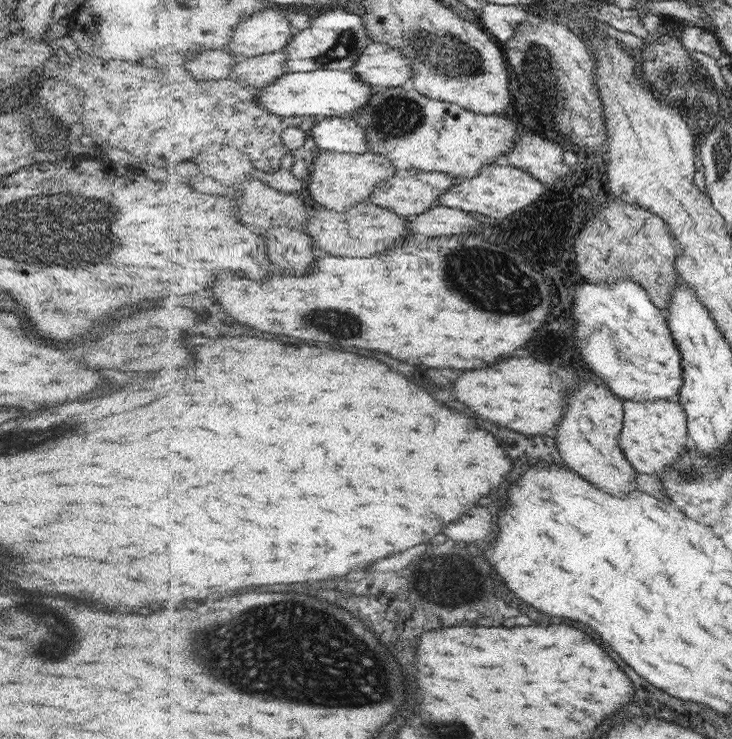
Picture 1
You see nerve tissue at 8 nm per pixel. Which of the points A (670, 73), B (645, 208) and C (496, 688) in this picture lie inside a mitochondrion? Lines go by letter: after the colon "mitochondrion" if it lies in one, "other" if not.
A: mitochondrion
B: other
C: other

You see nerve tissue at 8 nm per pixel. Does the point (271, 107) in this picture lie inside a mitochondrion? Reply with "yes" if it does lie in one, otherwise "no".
no

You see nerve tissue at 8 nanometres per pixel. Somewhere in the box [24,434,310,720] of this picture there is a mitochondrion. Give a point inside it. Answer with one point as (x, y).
(66, 640)

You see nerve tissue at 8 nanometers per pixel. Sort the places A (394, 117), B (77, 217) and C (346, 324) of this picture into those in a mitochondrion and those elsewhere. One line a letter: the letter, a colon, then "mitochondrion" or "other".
A: mitochondrion
B: mitochondrion
C: mitochondrion

